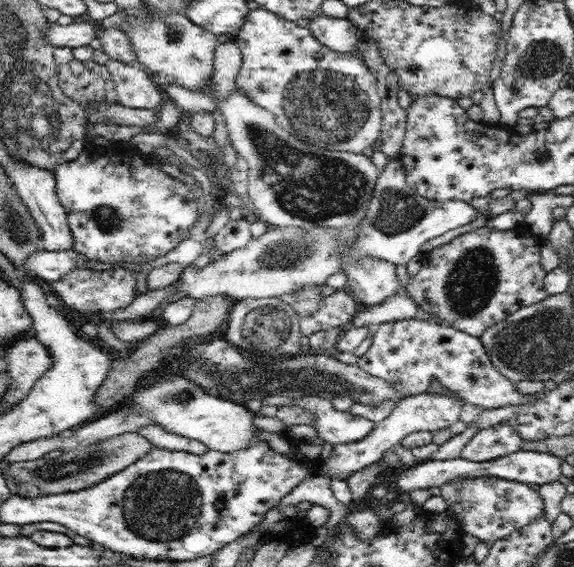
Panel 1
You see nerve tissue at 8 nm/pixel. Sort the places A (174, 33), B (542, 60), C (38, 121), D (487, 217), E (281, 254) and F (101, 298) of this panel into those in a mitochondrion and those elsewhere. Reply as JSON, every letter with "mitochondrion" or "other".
{"A":"mitochondrion","B":"mitochondrion","C":"mitochondrion","D":"other","E":"mitochondrion","F":"other"}

